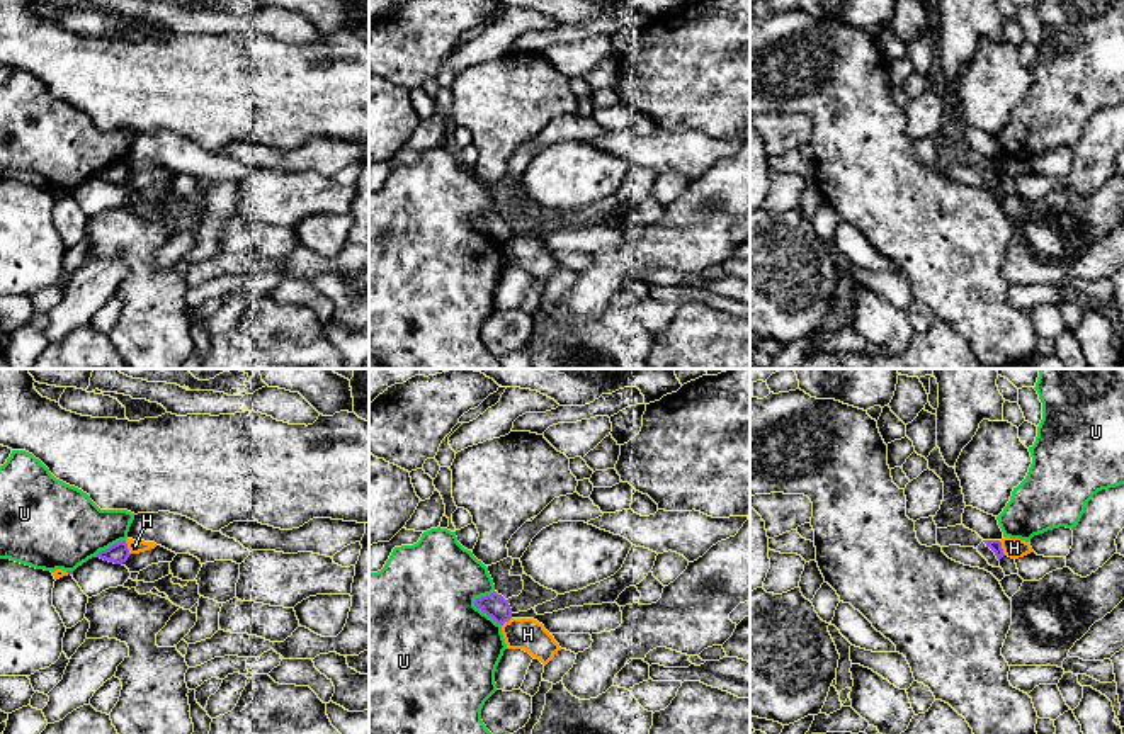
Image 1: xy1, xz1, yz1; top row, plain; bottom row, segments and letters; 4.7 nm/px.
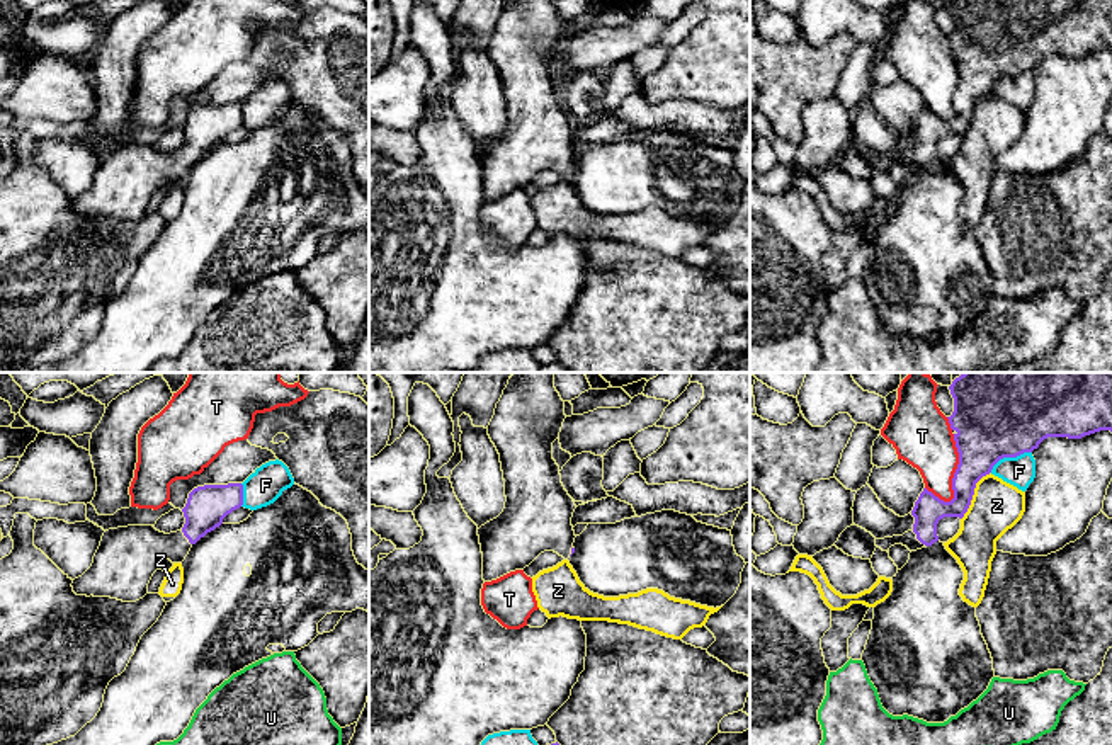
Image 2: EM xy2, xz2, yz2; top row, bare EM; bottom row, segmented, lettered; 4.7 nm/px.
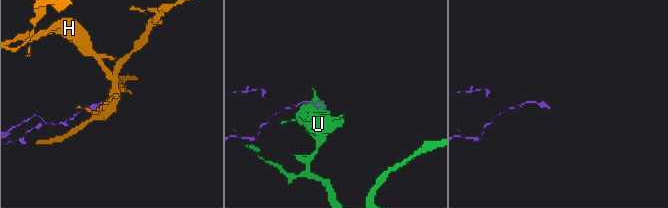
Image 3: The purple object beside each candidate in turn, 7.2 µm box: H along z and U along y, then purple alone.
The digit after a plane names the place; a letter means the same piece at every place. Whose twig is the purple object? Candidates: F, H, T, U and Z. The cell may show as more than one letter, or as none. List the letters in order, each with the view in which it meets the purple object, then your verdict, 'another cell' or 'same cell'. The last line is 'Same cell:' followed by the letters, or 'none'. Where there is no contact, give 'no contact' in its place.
F: yz2 | another cell
H: yz1 | another cell
T: yz2 | another cell
U: xz1 | another cell
Z: yz2 | another cell
Same cell: none

